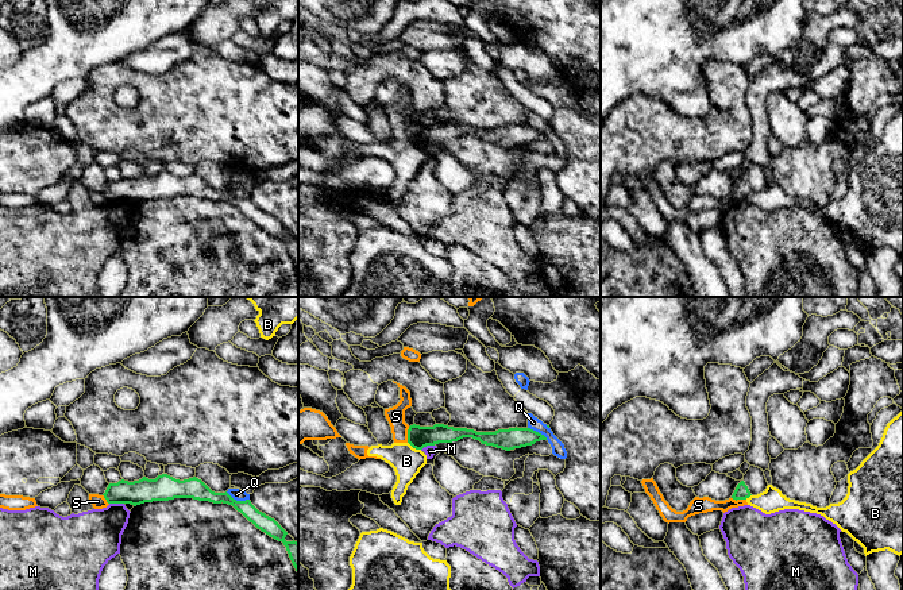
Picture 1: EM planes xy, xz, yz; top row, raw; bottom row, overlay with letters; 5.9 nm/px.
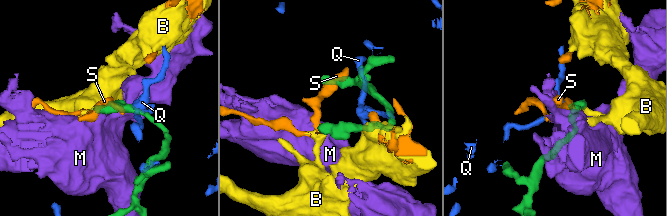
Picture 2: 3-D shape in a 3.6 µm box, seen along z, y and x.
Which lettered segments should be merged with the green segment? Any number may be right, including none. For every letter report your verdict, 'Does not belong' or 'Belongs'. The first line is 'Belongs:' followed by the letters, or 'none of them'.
Belongs: none of them
B: Does not belong
M: Does not belong
Q: Does not belong
S: Does not belong

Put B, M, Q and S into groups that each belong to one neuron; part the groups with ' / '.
B S / M / Q

